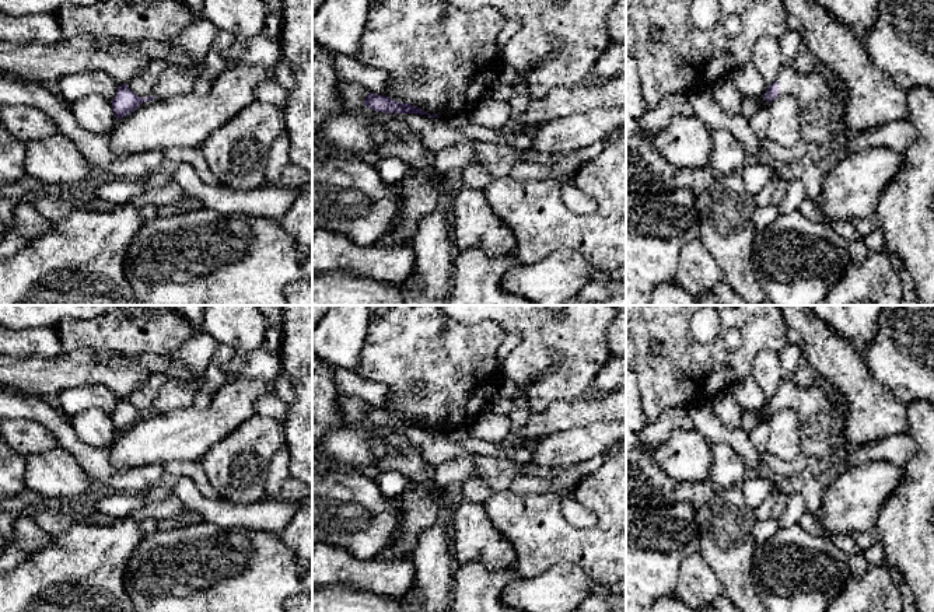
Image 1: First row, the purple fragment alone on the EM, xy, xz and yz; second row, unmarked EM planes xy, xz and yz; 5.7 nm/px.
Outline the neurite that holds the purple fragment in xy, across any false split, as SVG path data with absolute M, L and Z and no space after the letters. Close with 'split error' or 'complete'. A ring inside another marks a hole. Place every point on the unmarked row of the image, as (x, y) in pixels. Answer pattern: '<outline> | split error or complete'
M203 381L195 382L168 382L157 394L153 409L141 412L134 408L126 398L120 398L115 412L112 413L112 423L118 433L125 431L137 423L143 416L153 413L164 413L175 409L186 409L193 406L193 396L199 392Z | split error

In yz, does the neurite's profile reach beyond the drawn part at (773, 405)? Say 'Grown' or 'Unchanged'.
Grown

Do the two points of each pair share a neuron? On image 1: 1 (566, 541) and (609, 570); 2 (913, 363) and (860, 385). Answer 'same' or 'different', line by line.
1: same
2: different

